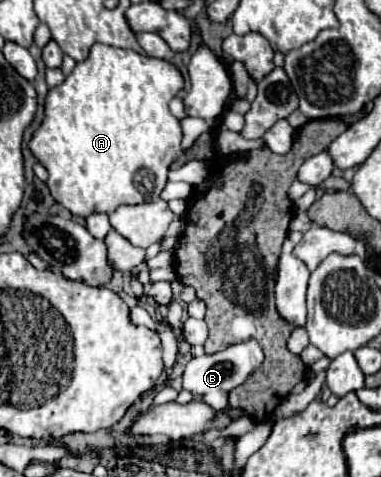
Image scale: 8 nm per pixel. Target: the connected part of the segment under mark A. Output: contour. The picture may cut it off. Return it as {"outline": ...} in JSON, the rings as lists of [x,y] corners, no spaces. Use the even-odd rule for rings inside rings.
{"outline":[[[93,44],[89,56],[45,96],[45,116],[33,132],[29,148],[47,168],[51,196],[75,216],[113,212],[121,204],[141,204],[159,198],[167,184],[169,164],[181,154],[181,124],[169,112],[169,102],[183,88],[183,76],[173,62],[135,50]]]}

